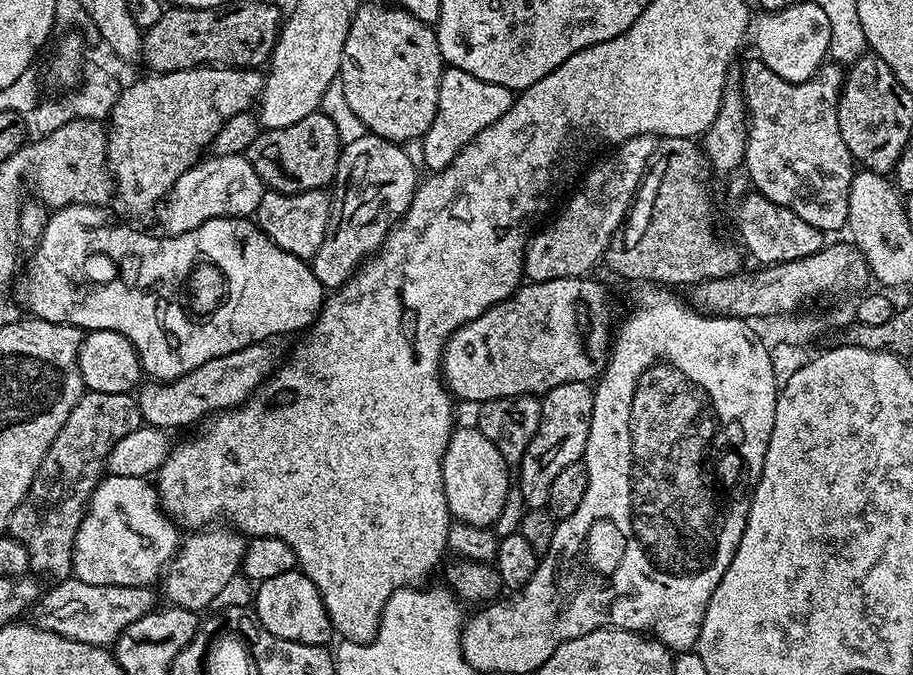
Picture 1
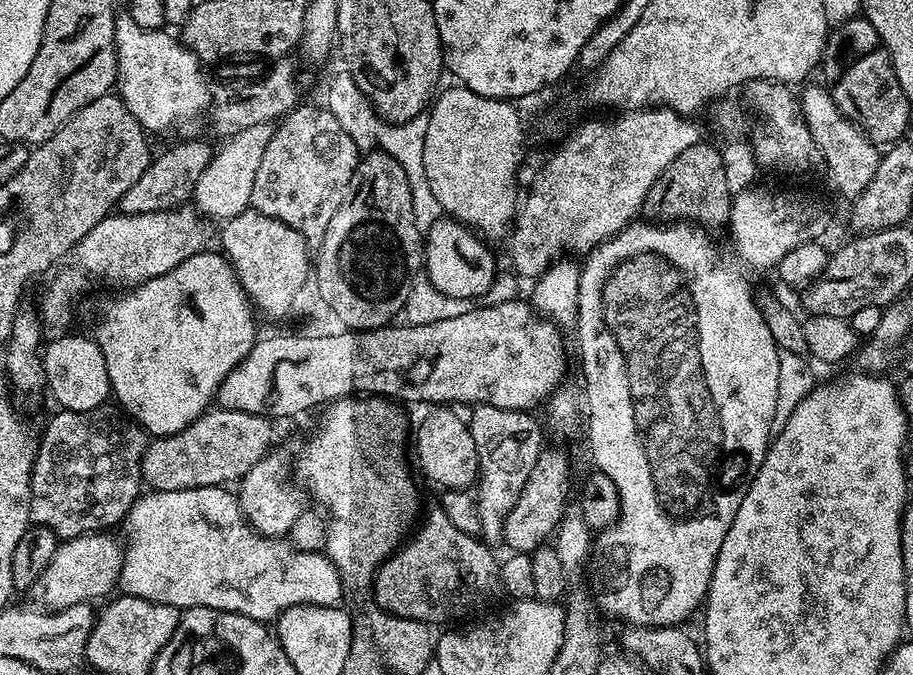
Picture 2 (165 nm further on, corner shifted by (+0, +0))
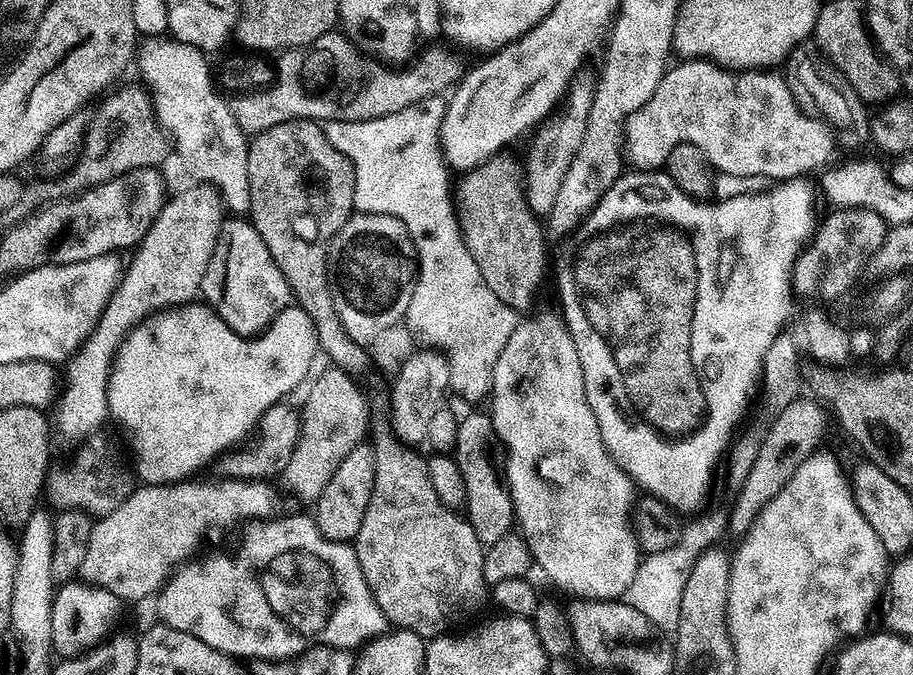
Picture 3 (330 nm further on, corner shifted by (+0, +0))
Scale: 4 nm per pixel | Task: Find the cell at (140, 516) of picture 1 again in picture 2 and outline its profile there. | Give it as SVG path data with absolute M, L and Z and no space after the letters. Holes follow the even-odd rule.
M202 486L201 488L187 488L186 490L166 490L165 492L148 490L141 494L134 502L134 506L130 506L128 515L122 521L122 529L124 528L125 536L123 536L123 539L126 541L126 547L124 548L124 565L120 571L119 591L125 596L137 596L143 600L174 606L181 610L185 608L213 608L223 612L237 612L246 618L254 618L261 622L275 621L280 613L290 606L298 606L299 604L317 604L327 608L337 607L341 603L340 599L346 596L346 589L344 583L340 581L338 570L332 564L332 559L323 551L300 552L291 542L258 534L249 526L248 520L242 514L239 499L233 493L231 496L228 491L229 489L224 486L219 488Z

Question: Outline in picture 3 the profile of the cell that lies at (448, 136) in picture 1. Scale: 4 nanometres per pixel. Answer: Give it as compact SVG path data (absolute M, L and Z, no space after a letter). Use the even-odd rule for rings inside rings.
M497 154L491 160L465 171L460 185L454 188L456 217L486 286L517 310L528 308L544 278L544 240L546 232L538 221L537 213L524 196L522 168L508 154Z

